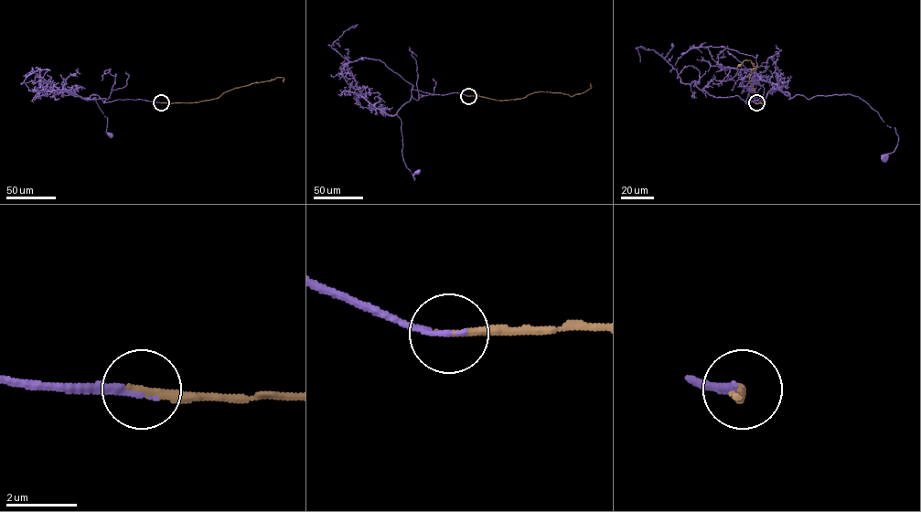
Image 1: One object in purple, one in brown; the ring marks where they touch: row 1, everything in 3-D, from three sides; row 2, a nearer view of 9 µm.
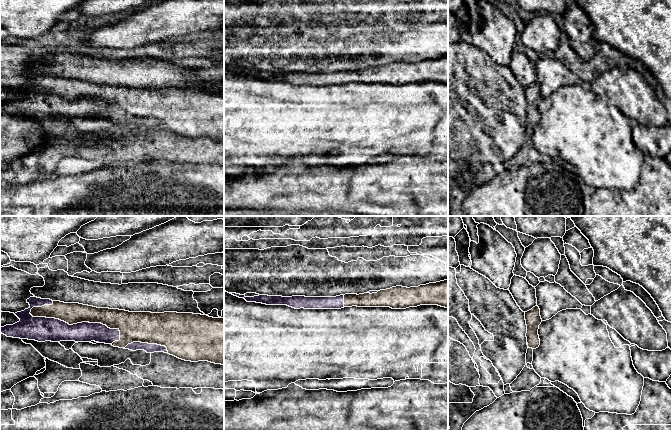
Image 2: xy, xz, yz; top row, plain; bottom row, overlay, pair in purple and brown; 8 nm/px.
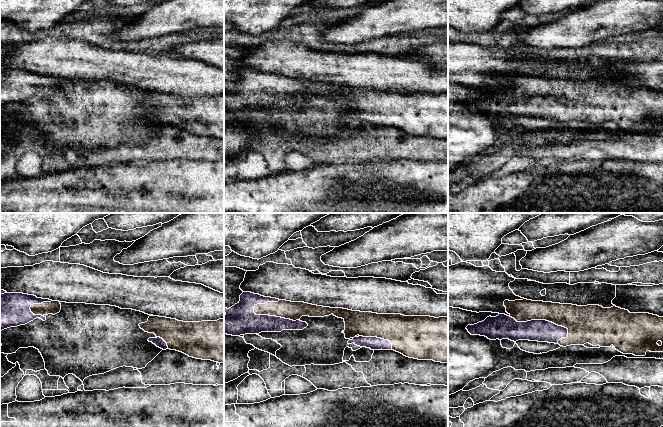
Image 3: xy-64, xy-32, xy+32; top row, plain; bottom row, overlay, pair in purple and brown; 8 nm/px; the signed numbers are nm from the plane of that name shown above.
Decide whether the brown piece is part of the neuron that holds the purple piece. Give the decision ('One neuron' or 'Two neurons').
One neuron

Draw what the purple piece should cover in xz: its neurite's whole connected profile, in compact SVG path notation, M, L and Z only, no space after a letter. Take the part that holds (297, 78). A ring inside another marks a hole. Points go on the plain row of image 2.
M448 55L418 63L396 62L386 66L369 67L364 70L345 70L336 73L305 73L305 72L268 72L259 71L246 73L230 69L247 78L266 81L287 81L295 85L341 85L344 83L390 83L406 85L420 81L438 81L448 84Z

